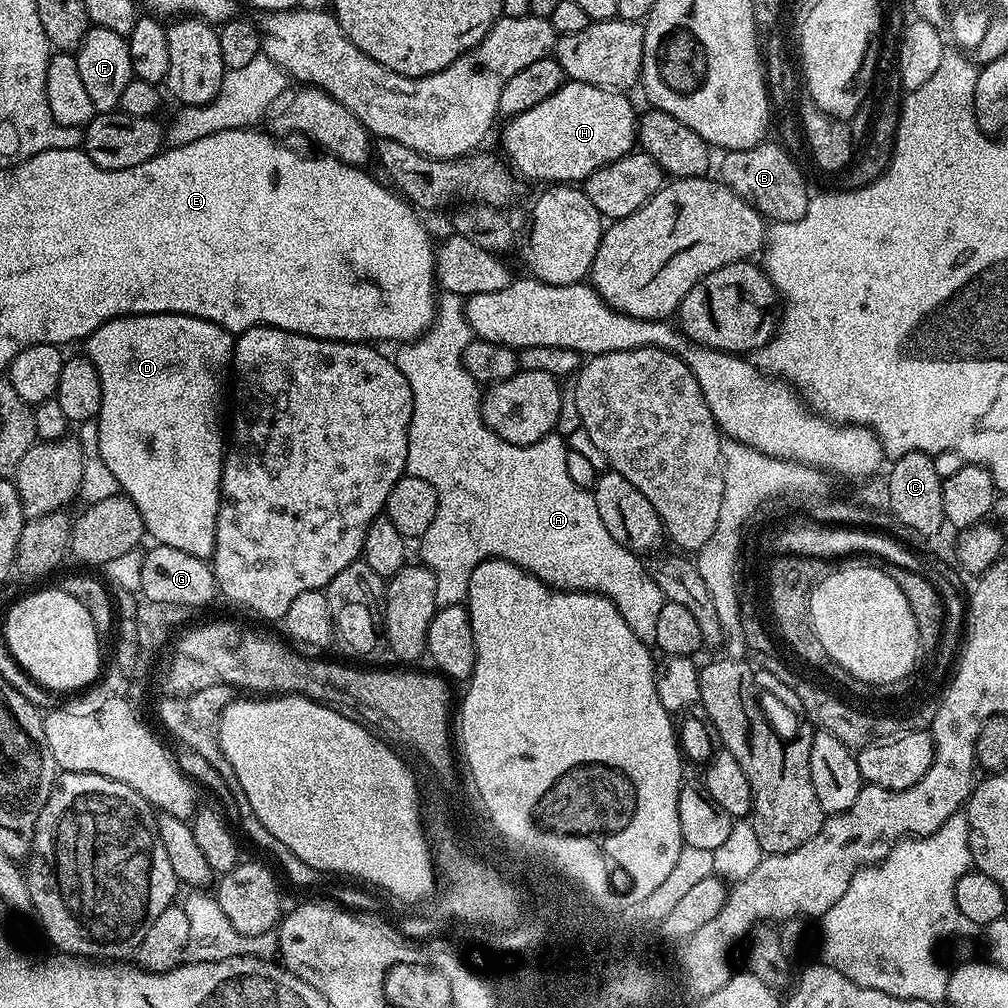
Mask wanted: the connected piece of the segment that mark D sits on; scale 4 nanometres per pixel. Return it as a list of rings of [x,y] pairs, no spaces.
[[[165,312],[163,314],[145,314],[143,316],[119,316],[116,320],[107,320],[102,326],[98,326],[98,330],[94,330],[89,334],[87,340],[83,341],[82,348],[86,353],[86,358],[98,370],[98,378],[102,382],[102,406],[100,407],[100,415],[96,420],[98,426],[98,450],[102,462],[106,462],[106,466],[110,469],[110,474],[114,474],[114,478],[118,478],[120,483],[120,492],[128,496],[134,502],[134,506],[138,506],[138,514],[142,514],[142,522],[144,523],[145,533],[149,537],[153,536],[156,544],[165,544],[166,546],[174,546],[174,550],[186,550],[186,554],[194,554],[194,558],[199,560],[208,560],[214,554],[214,538],[216,537],[216,519],[218,518],[218,510],[220,509],[220,479],[222,478],[222,470],[224,469],[224,453],[226,445],[224,445],[224,436],[226,440],[226,432],[220,429],[220,411],[224,408],[224,379],[229,379],[230,365],[232,362],[232,350],[234,347],[233,333],[227,332],[221,324],[215,324],[209,320],[203,320],[197,316],[181,316],[175,312]]]

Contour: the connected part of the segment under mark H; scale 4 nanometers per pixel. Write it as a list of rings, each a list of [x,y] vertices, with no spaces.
[[[568,80],[557,92],[550,94],[550,98],[542,98],[538,106],[530,106],[530,110],[511,117],[505,123],[508,125],[504,128],[503,155],[513,173],[519,174],[525,181],[583,182],[602,165],[614,162],[633,151],[636,144],[638,112],[637,109],[632,109],[628,98],[623,92],[611,92],[577,80]]]

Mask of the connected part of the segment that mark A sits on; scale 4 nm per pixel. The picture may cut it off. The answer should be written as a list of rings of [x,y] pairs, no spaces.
[[[441,291],[436,298],[436,319],[433,320],[432,325],[416,339],[401,343],[397,347],[400,349],[394,352],[398,370],[402,370],[402,378],[406,378],[406,382],[410,382],[410,390],[412,391],[412,417],[408,431],[408,467],[406,472],[407,475],[414,478],[422,478],[422,482],[430,482],[430,486],[434,486],[434,494],[438,494],[438,514],[434,514],[434,522],[430,522],[430,530],[426,530],[426,534],[419,537],[418,540],[421,556],[419,559],[424,567],[429,568],[434,574],[437,605],[464,604],[468,594],[470,574],[473,570],[486,560],[506,560],[514,562],[519,568],[538,577],[540,581],[554,590],[596,592],[599,596],[604,596],[610,602],[614,602],[618,614],[622,614],[622,618],[626,618],[626,626],[630,626],[630,630],[634,630],[634,634],[642,643],[649,646],[655,645],[654,633],[656,633],[656,623],[658,623],[658,610],[662,610],[662,606],[666,603],[664,592],[654,582],[652,575],[648,573],[645,561],[637,553],[623,548],[618,542],[615,542],[614,538],[610,538],[606,526],[602,524],[598,515],[598,506],[594,502],[591,491],[577,486],[571,481],[566,465],[566,454],[569,449],[559,437],[560,434],[555,432],[536,443],[520,447],[495,436],[480,417],[482,388],[476,383],[476,379],[464,369],[462,359],[466,346],[470,346],[470,342],[474,339],[472,327],[468,325],[468,319],[464,313],[464,302],[465,297],[453,292]]]

